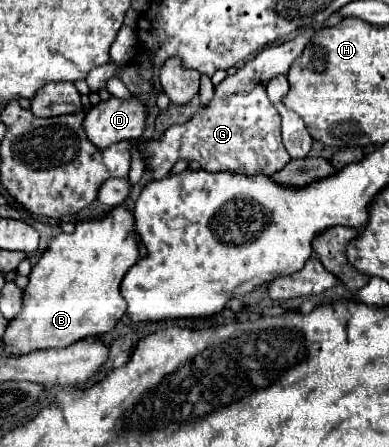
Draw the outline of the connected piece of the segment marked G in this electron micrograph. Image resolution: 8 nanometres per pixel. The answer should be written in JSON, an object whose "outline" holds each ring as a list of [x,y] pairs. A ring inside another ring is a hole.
{"outline":[[[309,29],[291,41],[263,49],[255,59],[239,67],[235,75],[229,75],[221,85],[217,85],[211,103],[207,107],[199,107],[193,119],[183,125],[169,127],[161,139],[151,141],[147,145],[147,165],[153,169],[153,177],[167,177],[179,159],[197,161],[205,171],[229,171],[243,175],[273,175],[283,169],[291,157],[281,143],[281,115],[267,97],[265,87],[269,81],[259,85],[257,77],[273,79],[279,73],[287,73],[293,59],[303,53],[315,33],[315,29]]]}

